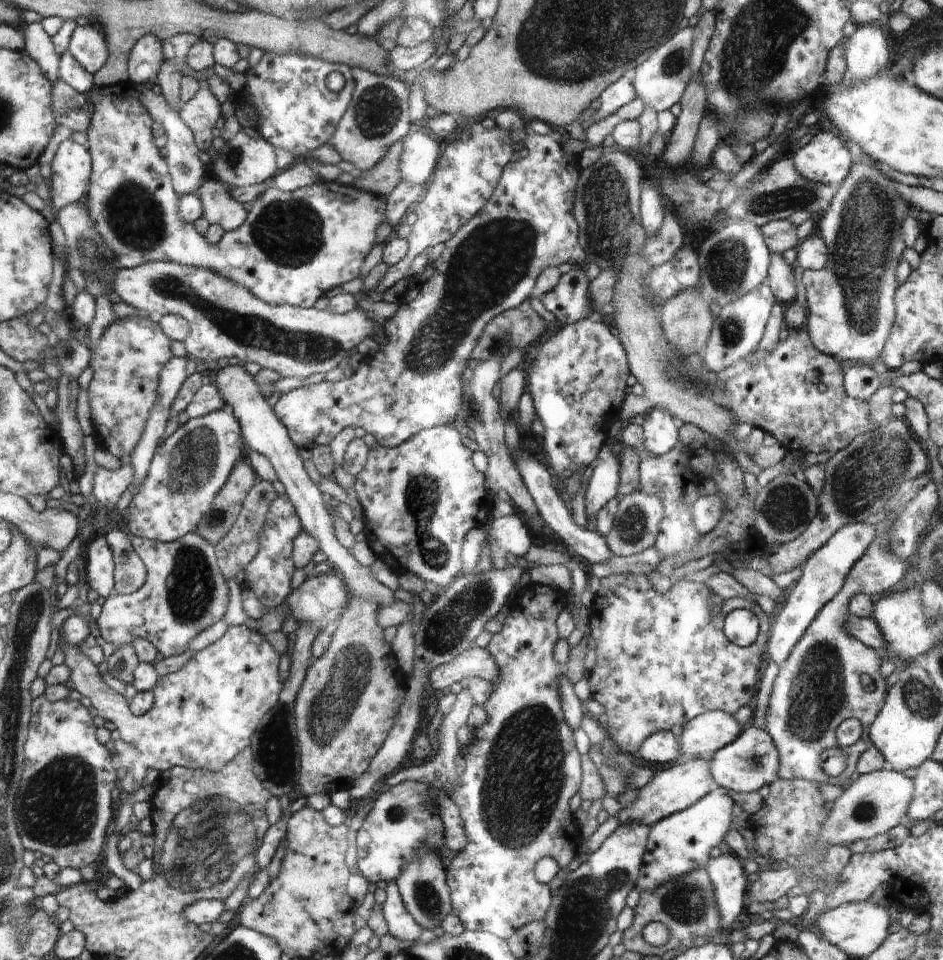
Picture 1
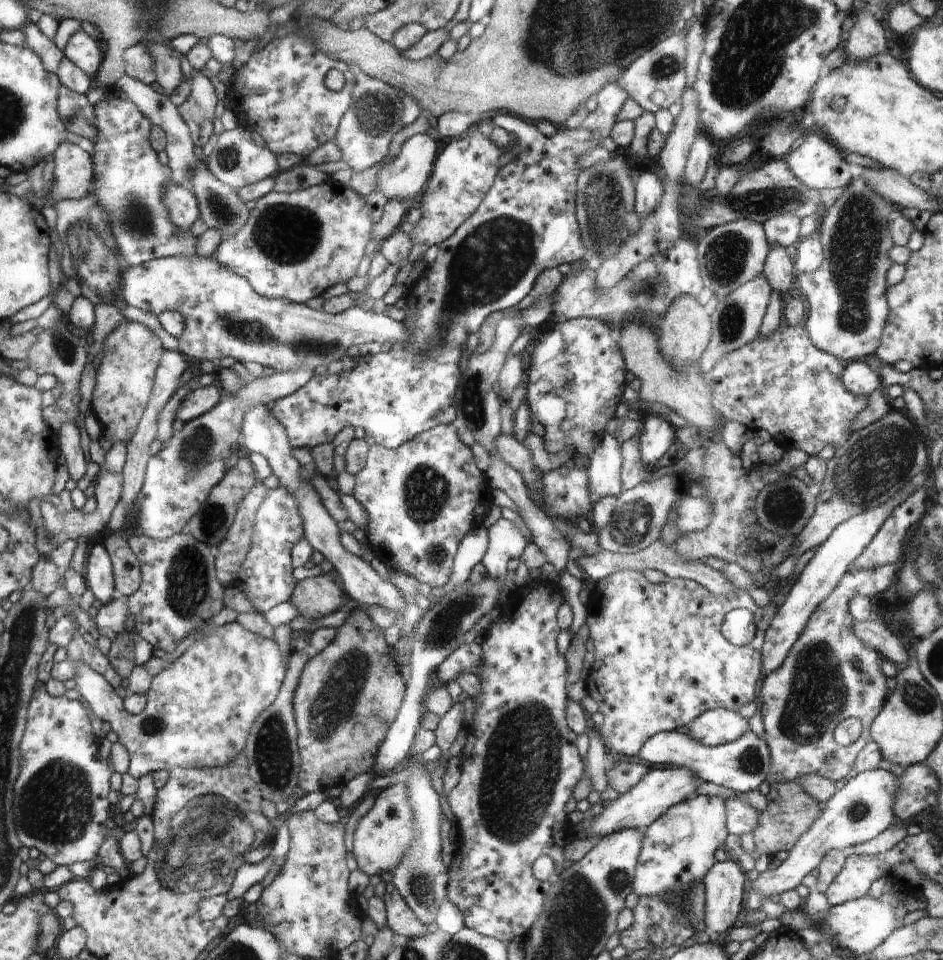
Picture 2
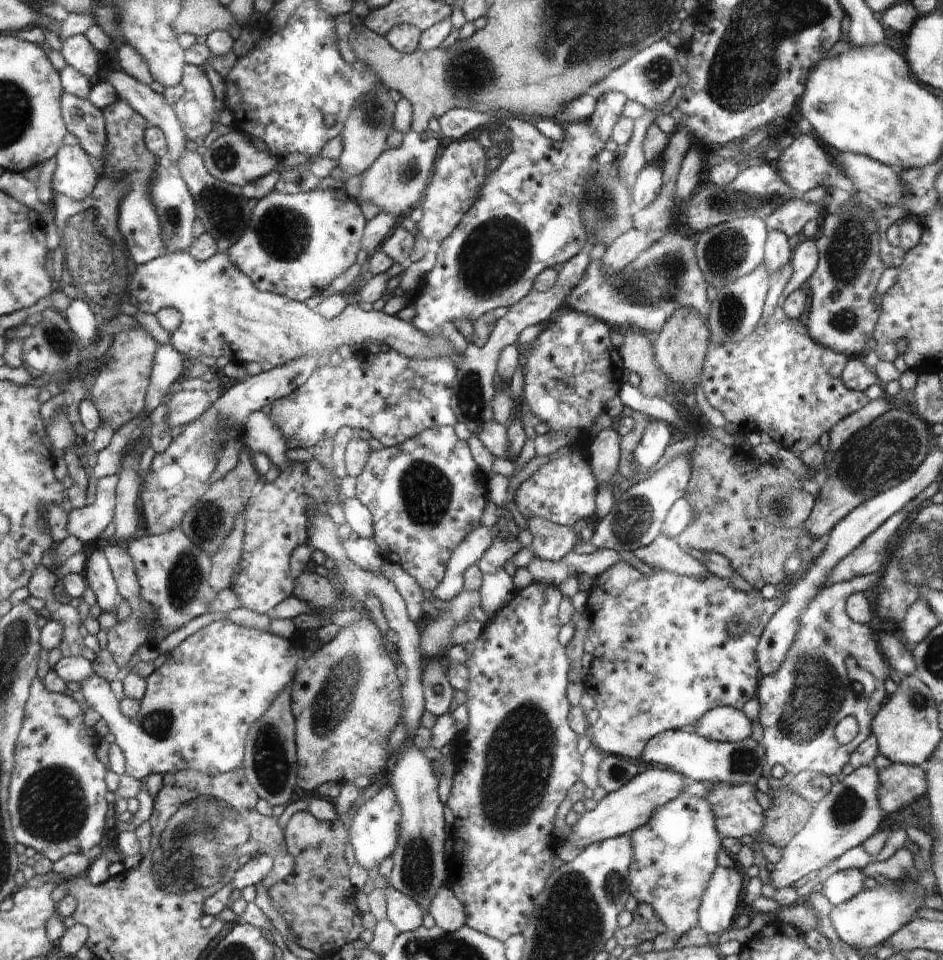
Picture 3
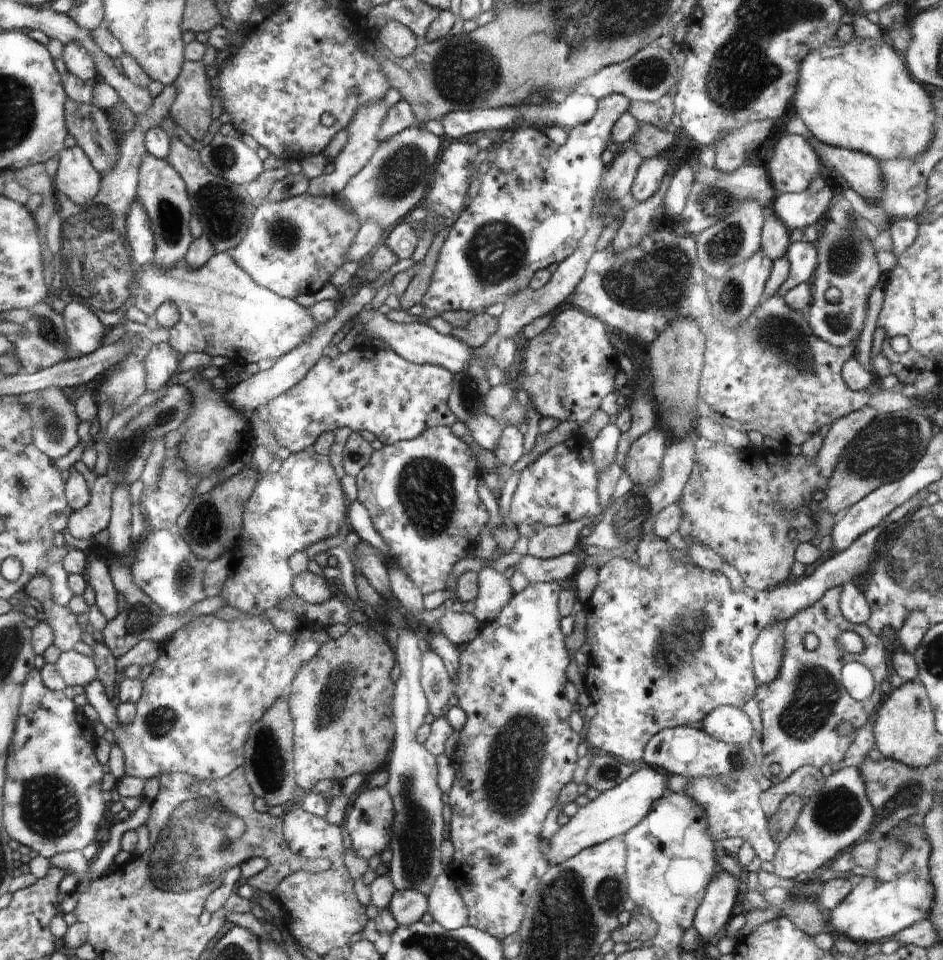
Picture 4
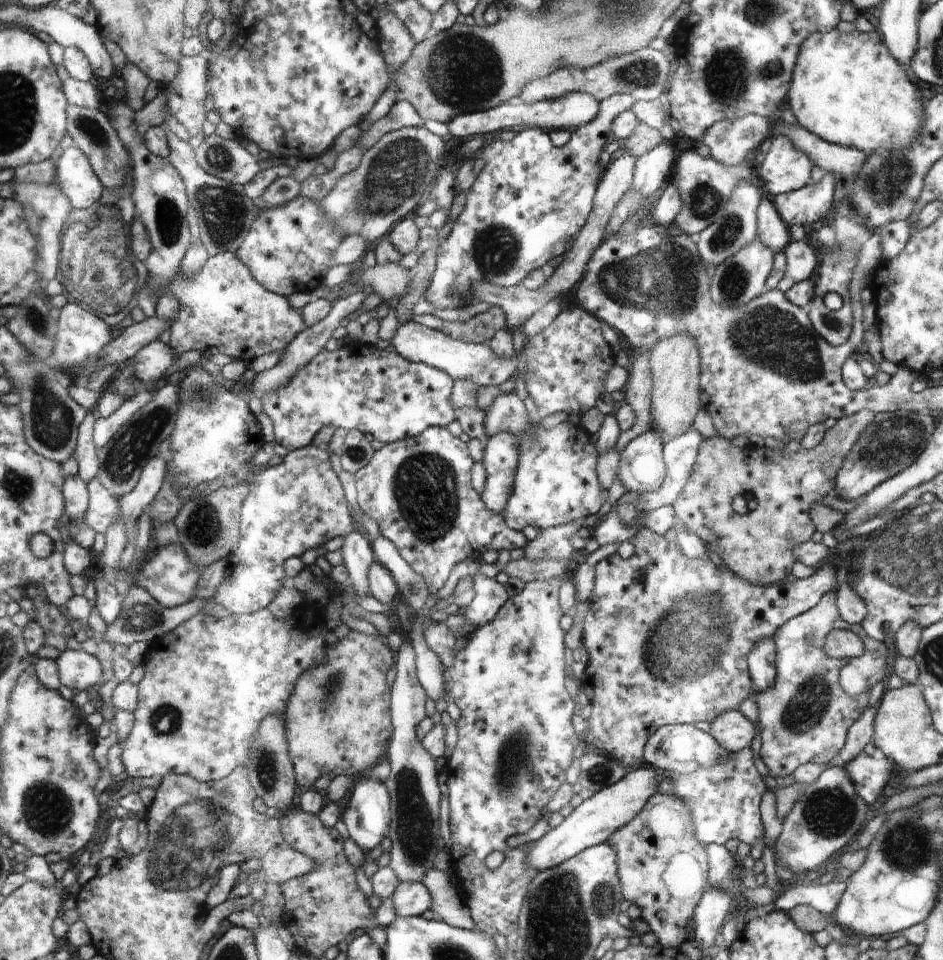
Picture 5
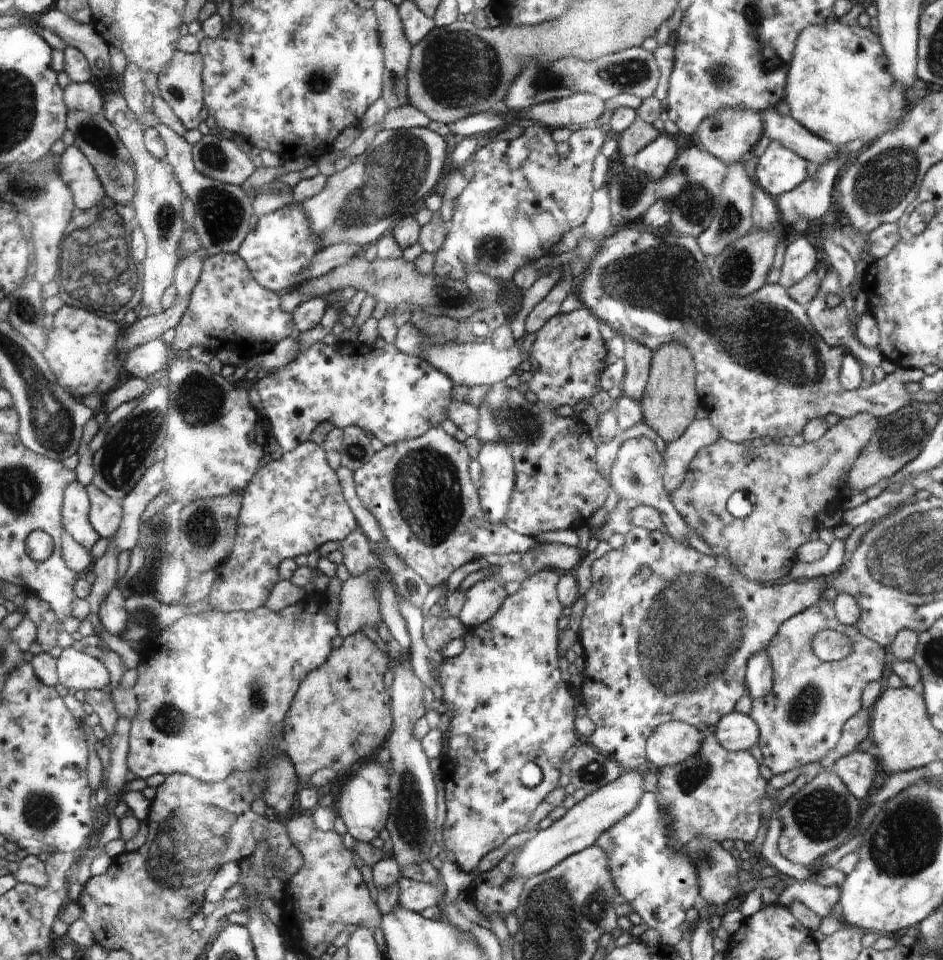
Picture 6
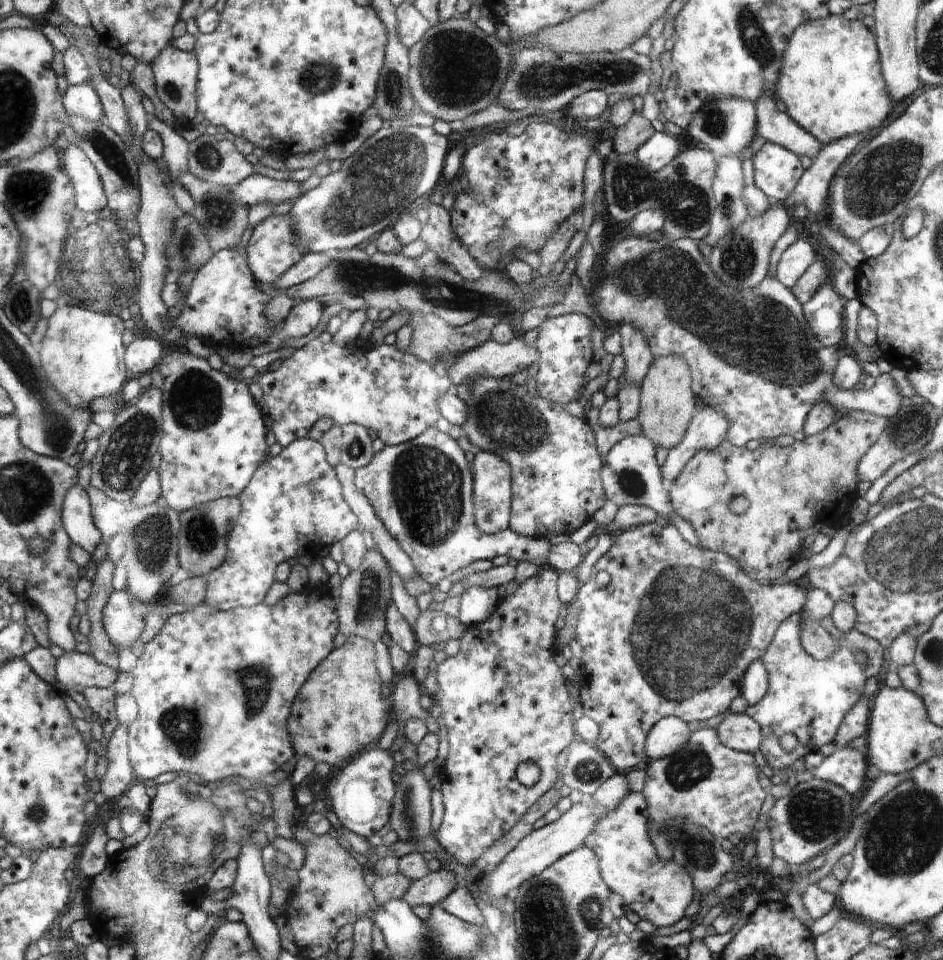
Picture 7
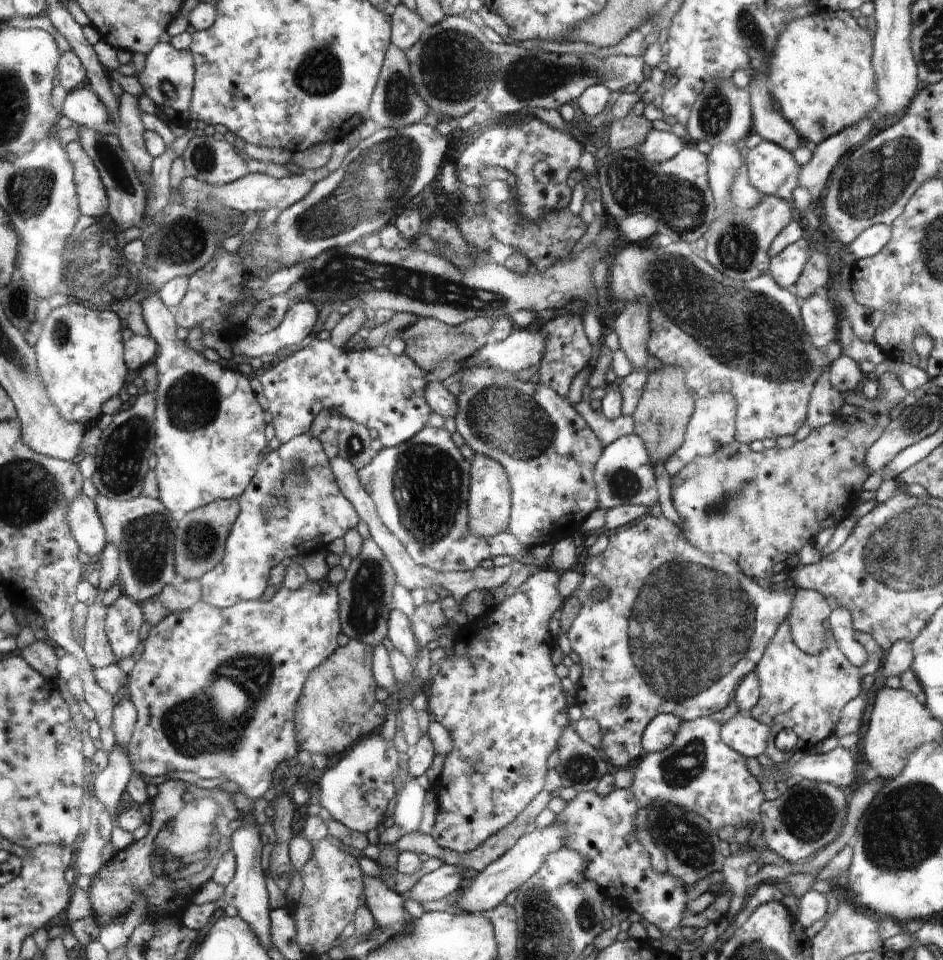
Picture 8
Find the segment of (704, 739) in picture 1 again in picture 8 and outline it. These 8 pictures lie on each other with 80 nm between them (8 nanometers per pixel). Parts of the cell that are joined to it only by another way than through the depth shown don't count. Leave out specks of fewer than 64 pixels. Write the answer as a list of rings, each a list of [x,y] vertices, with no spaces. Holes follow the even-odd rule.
[[[739,711],[721,728],[722,742],[745,757],[760,756],[766,748],[768,737],[768,725],[752,718],[748,711]]]

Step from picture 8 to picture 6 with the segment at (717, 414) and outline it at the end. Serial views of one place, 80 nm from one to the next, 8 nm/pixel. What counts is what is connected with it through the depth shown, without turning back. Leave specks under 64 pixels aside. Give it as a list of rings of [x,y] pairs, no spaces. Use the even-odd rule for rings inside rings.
[[[703,418],[695,419],[678,440],[666,444],[663,482],[668,494],[672,494],[684,482],[689,463],[698,450],[712,445],[718,438],[720,430],[716,430],[710,418]]]

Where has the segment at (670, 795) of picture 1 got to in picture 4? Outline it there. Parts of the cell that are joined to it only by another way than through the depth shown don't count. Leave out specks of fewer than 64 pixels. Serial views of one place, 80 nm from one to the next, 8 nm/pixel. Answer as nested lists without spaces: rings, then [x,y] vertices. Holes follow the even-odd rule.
[[[654,767],[640,768],[624,782],[604,791],[586,806],[580,807],[576,814],[570,817],[569,822],[561,826],[559,832],[545,841],[543,850],[549,863],[558,856],[570,858],[585,848],[602,844],[610,839],[622,838],[623,834],[647,817],[659,798],[671,793],[668,789],[669,777],[669,774]]]

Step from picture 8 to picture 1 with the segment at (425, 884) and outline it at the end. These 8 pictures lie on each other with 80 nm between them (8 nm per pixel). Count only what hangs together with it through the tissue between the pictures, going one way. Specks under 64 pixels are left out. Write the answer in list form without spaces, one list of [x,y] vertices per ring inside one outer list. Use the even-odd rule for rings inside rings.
[[[396,881],[389,882],[385,891],[387,892],[387,897],[381,907],[389,934],[396,938],[402,938],[402,940],[416,942],[424,929],[406,910]]]

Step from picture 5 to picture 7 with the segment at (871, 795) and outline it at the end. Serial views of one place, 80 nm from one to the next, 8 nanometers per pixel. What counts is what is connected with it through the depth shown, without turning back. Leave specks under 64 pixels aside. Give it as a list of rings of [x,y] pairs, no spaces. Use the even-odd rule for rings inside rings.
[[[840,747],[830,756],[823,758],[820,765],[813,769],[804,768],[813,778],[832,782],[846,793],[862,793],[864,774],[866,774],[867,757],[862,752],[850,747]]]

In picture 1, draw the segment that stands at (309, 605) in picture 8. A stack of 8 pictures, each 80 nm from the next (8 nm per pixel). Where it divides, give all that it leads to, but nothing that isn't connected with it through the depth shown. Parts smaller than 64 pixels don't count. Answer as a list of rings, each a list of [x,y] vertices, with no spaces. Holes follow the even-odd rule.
[[[230,625],[220,639],[198,651],[182,670],[159,677],[152,690],[153,705],[143,715],[135,715],[131,711],[124,695],[118,694],[107,685],[97,666],[78,645],[63,643],[60,648],[64,652],[63,663],[70,669],[70,680],[74,688],[97,710],[98,716],[116,725],[122,740],[136,746],[140,752],[140,757],[129,770],[136,784],[134,790],[140,788],[142,776],[147,776],[148,769],[164,772],[175,767],[184,767],[218,772],[226,768],[236,758],[236,754],[251,746],[251,738],[254,737],[259,722],[274,708],[283,690],[277,650],[258,630],[250,629],[246,625]]]

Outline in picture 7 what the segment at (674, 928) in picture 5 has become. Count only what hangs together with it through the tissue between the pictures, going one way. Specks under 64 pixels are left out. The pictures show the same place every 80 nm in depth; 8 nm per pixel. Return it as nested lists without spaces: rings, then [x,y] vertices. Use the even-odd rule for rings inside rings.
[[[638,792],[626,794],[626,798],[622,798],[622,802],[612,812],[606,812],[602,816],[596,828],[584,840],[583,847],[590,848],[592,854],[596,854],[598,866],[600,866],[598,872],[604,884],[608,886],[608,890],[619,894],[624,900],[640,900],[636,914],[640,919],[652,922],[658,929],[668,928],[679,922],[685,916],[686,908],[694,901],[695,889],[688,872],[684,872],[672,859],[666,862],[658,858],[648,832],[648,804],[646,804],[646,798]]]

